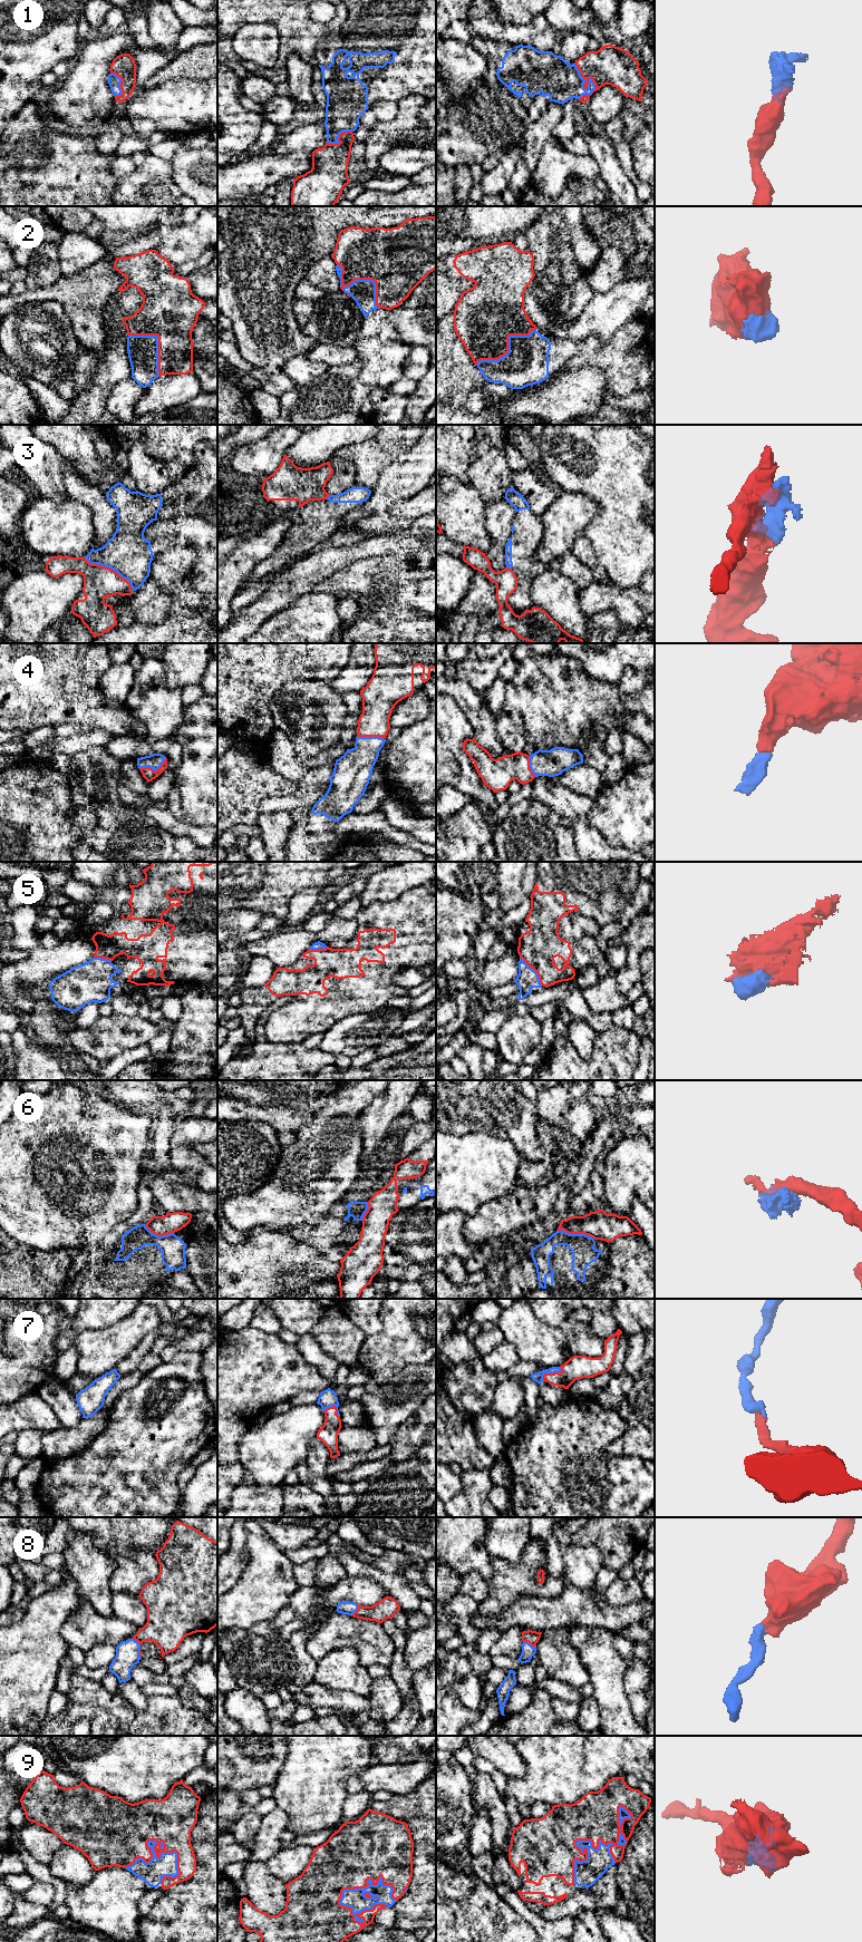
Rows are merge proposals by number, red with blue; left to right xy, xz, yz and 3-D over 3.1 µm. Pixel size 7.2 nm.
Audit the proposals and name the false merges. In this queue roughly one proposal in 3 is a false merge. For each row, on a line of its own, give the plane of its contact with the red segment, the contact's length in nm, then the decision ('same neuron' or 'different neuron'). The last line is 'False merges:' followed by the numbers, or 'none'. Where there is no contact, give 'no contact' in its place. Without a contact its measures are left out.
1: meets red in yz; contact 260 nm long; same neuron
2: meets red in xz; contact 440 nm long; same neuron
3: meets red in xy; contact 420 nm long; different neuron
4: meets red in xy; contact 220 nm long; same neuron
5: meets red in yz; contact 260 nm long; same neuron
6: meets red in yz; contact 280 nm long; different neuron
7: meets red in yz; contact 170 nm long; same neuron
8: meets red in yz; contact 100 nm long; same neuron
9: meets red in xz; contact 420 nm long; same neuron
False merges: 3, 6

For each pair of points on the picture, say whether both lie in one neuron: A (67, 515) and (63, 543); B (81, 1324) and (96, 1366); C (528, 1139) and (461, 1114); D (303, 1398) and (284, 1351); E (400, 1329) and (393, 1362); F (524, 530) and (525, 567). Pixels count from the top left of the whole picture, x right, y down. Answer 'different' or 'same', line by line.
A: same
B: different
C: same
D: different
E: same
F: same

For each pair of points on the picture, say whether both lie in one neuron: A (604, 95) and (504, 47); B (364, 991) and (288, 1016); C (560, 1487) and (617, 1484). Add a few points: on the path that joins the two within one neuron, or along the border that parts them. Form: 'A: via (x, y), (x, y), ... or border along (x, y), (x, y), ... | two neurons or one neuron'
A: border along (622, 93), (610, 85), (602, 85), (583, 103) | two neurons
B: via (345, 996), (340, 996), (325, 1011), (307, 1016) | one neuron
C: via (574, 1486), (602, 1485) | one neuron

